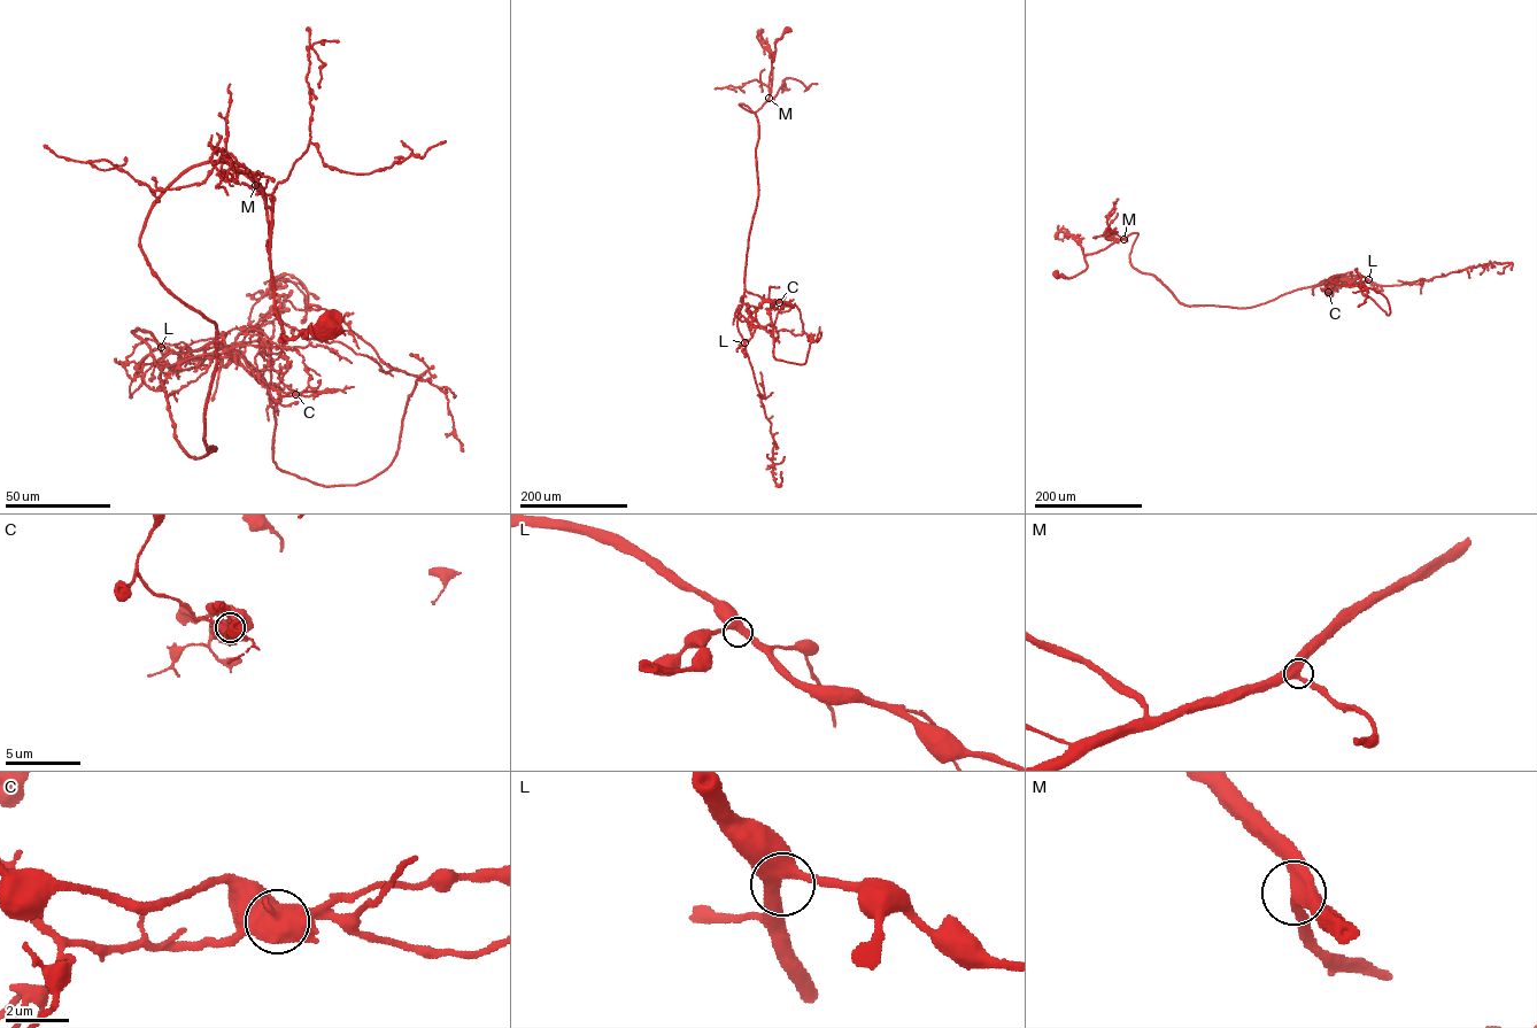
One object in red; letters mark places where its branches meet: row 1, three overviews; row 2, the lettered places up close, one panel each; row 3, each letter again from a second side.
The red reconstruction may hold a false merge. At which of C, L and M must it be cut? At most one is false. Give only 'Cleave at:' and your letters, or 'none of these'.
Cleave at: C

